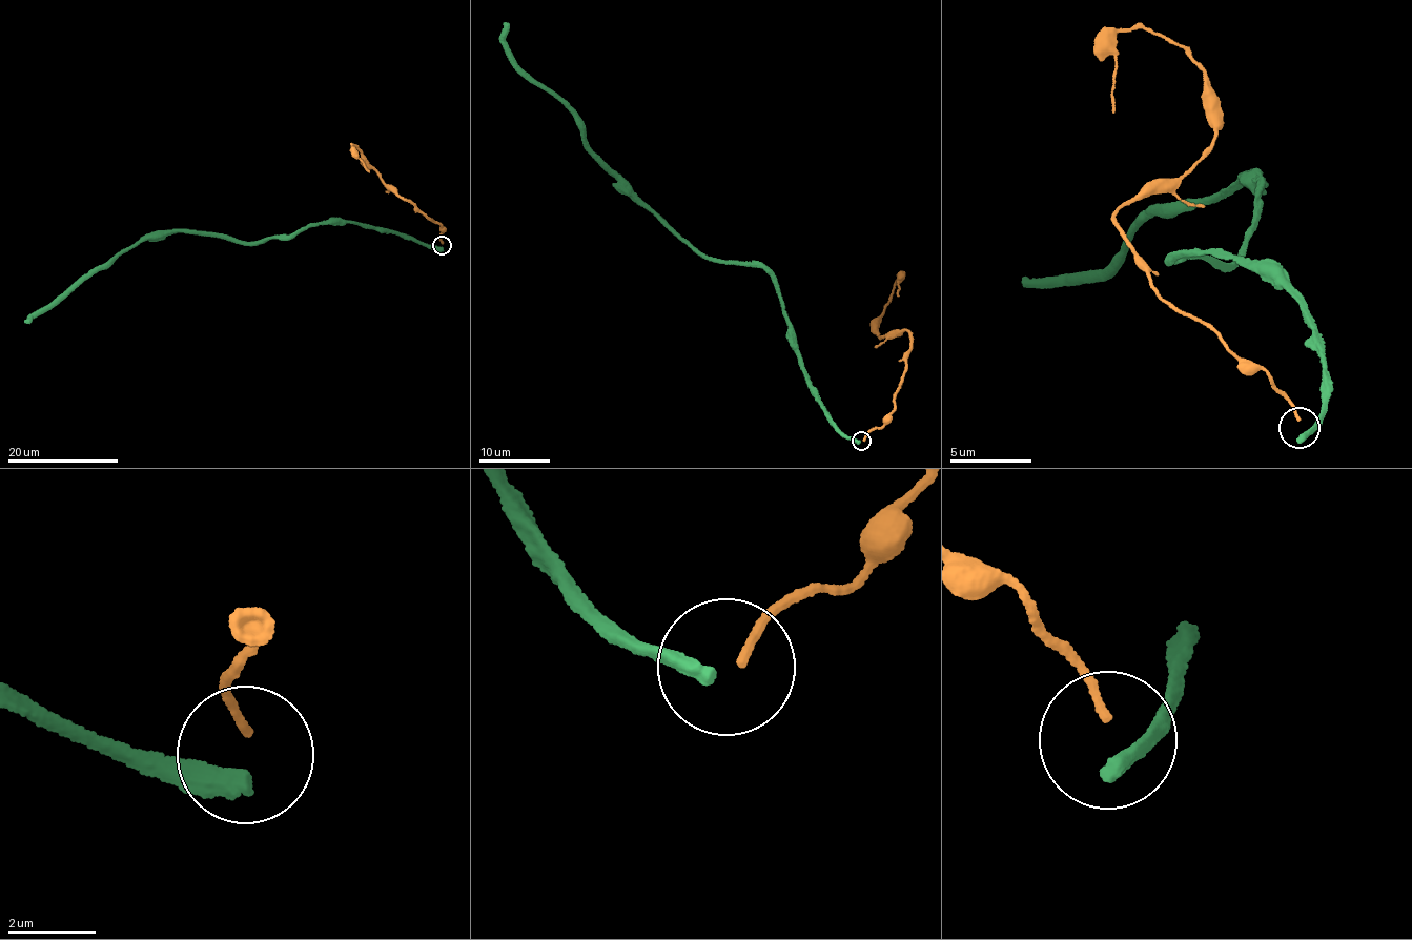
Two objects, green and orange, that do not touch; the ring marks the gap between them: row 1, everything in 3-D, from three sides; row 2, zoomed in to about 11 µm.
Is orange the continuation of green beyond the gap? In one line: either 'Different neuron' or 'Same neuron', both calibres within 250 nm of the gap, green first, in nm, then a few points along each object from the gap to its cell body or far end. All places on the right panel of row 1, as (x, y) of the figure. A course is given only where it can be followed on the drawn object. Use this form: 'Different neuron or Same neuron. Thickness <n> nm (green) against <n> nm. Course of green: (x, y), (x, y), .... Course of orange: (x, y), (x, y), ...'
Different neuron. Thickness 420 nm (green) against 180 nm. Course of green: (1300, 435), (1332, 388), (1298, 301), (1173, 262), (1243, 260), (1255, 178), (1150, 205), (1106, 268), (1026, 279). Course of orange: (1300, 420), (1122, 241), (1124, 205), (1209, 144), (1206, 77), (1123, 31), (1113, 114)

